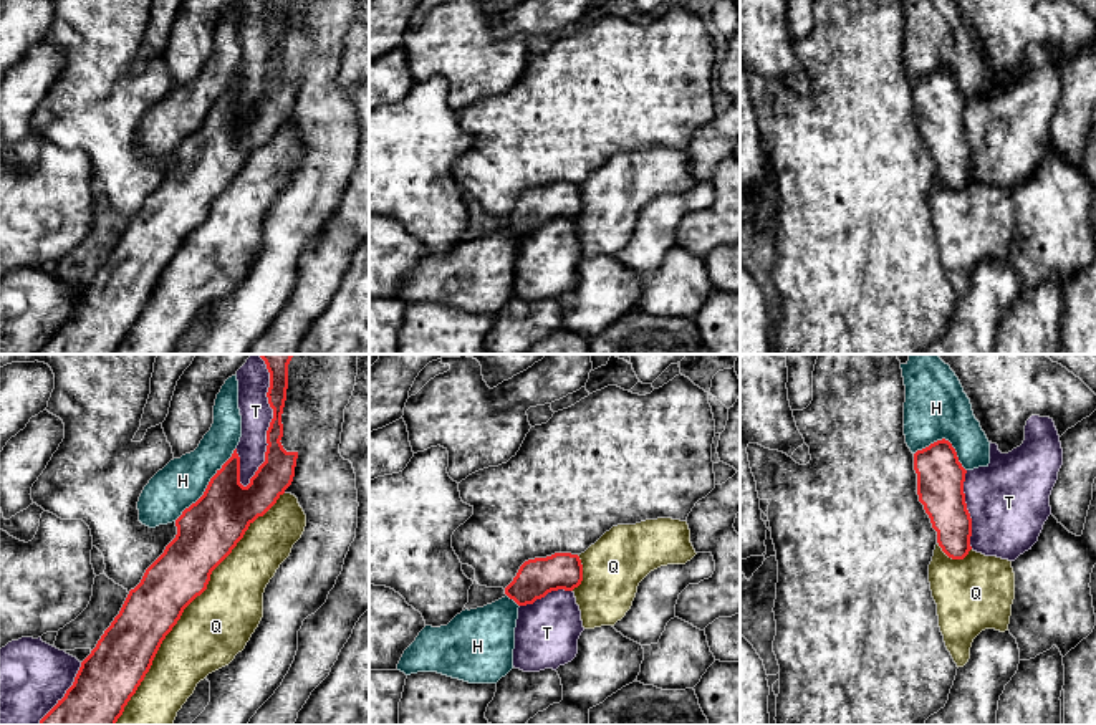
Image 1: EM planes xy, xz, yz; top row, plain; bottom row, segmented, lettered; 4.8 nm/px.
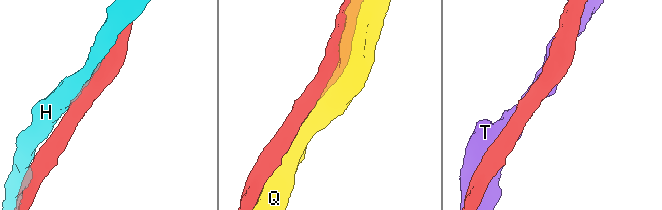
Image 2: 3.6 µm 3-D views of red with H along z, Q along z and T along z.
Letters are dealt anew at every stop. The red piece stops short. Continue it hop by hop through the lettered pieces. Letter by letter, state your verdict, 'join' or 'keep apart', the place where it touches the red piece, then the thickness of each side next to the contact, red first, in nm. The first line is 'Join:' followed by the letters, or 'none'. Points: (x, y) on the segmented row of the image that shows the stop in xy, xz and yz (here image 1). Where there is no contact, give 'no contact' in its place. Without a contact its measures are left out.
Join: Q
H: keep apart; meets red in xy at (207, 485); 300 nm thick on the red side, 220 nm on the other
Q: join; meets red in xy at (186, 606); 280 nm thick on the red side, 340 nm on the other
T: keep apart; meets red in xy at (272, 421); 170 nm thick on the red side, 160 nm on the other

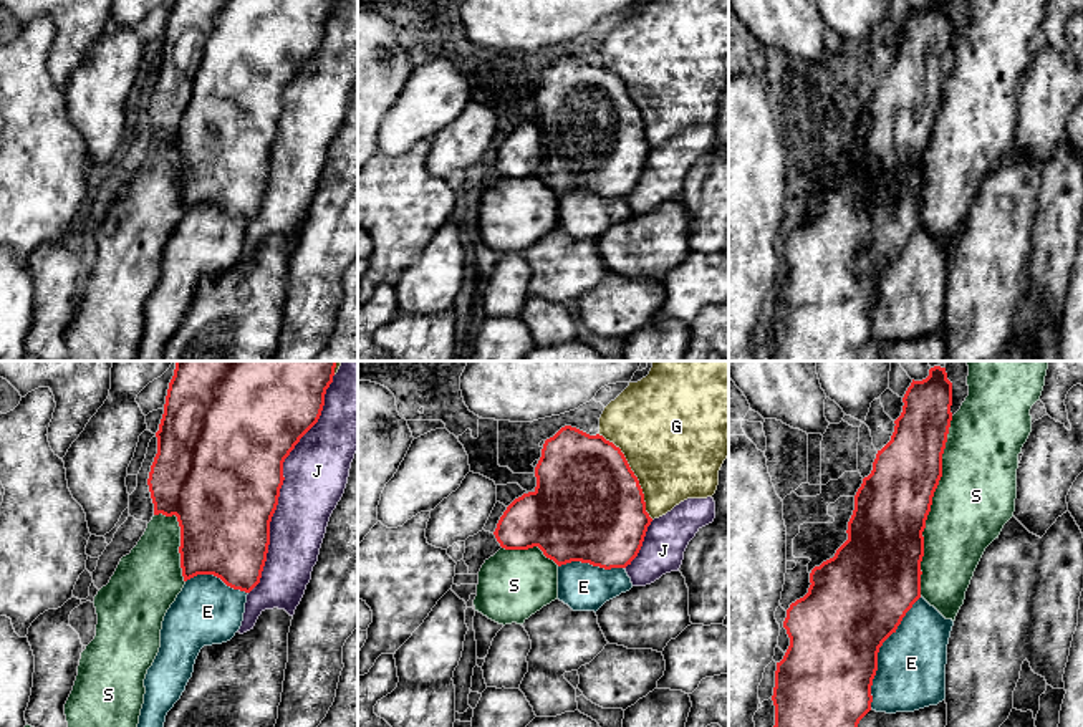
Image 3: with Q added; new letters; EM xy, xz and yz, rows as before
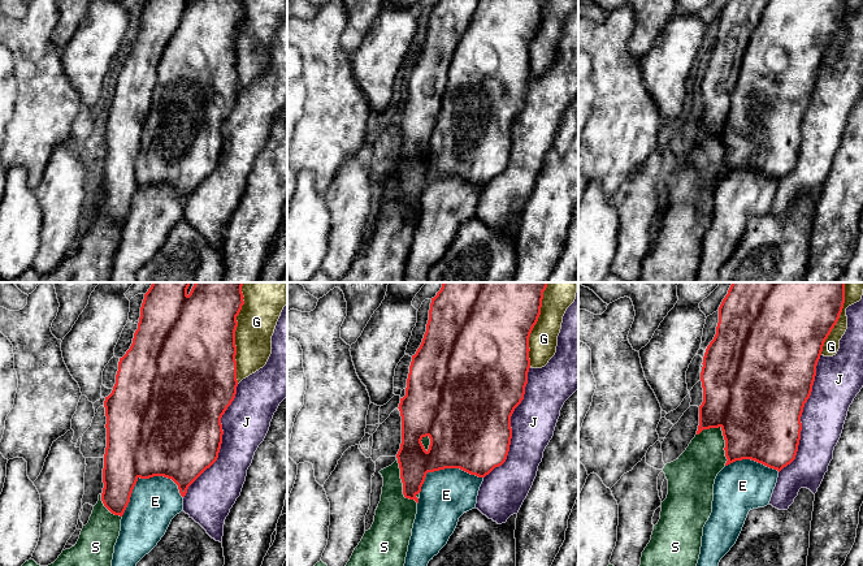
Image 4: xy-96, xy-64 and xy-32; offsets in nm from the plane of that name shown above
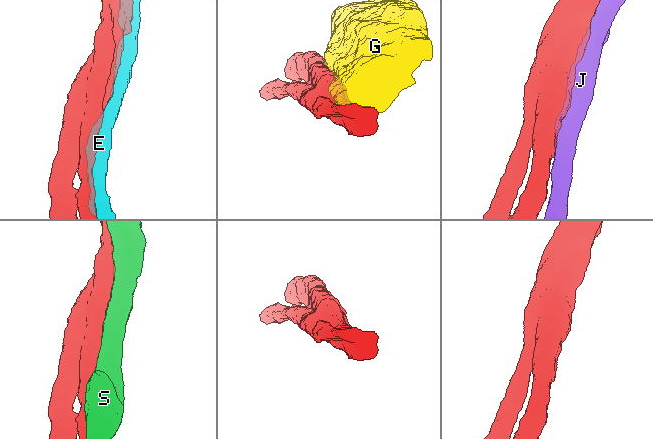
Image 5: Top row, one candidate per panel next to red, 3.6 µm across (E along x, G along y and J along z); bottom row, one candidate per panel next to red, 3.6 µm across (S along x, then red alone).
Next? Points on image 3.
Join: none
E: keep apart; meets red in yz at (878, 651); 460 nm thick on the red side, 340 nm on the other
G: keep apart; meets red in xz at (633, 474); 500 nm thick on the red side, 480 nm on the other
J: keep apart; meets red in xy at (282, 484); 500 nm thick on the red side, 320 nm on the other
S: keep apart; meets red in yz at (931, 504); 360 nm thick on the red side, 380 nm on the other

